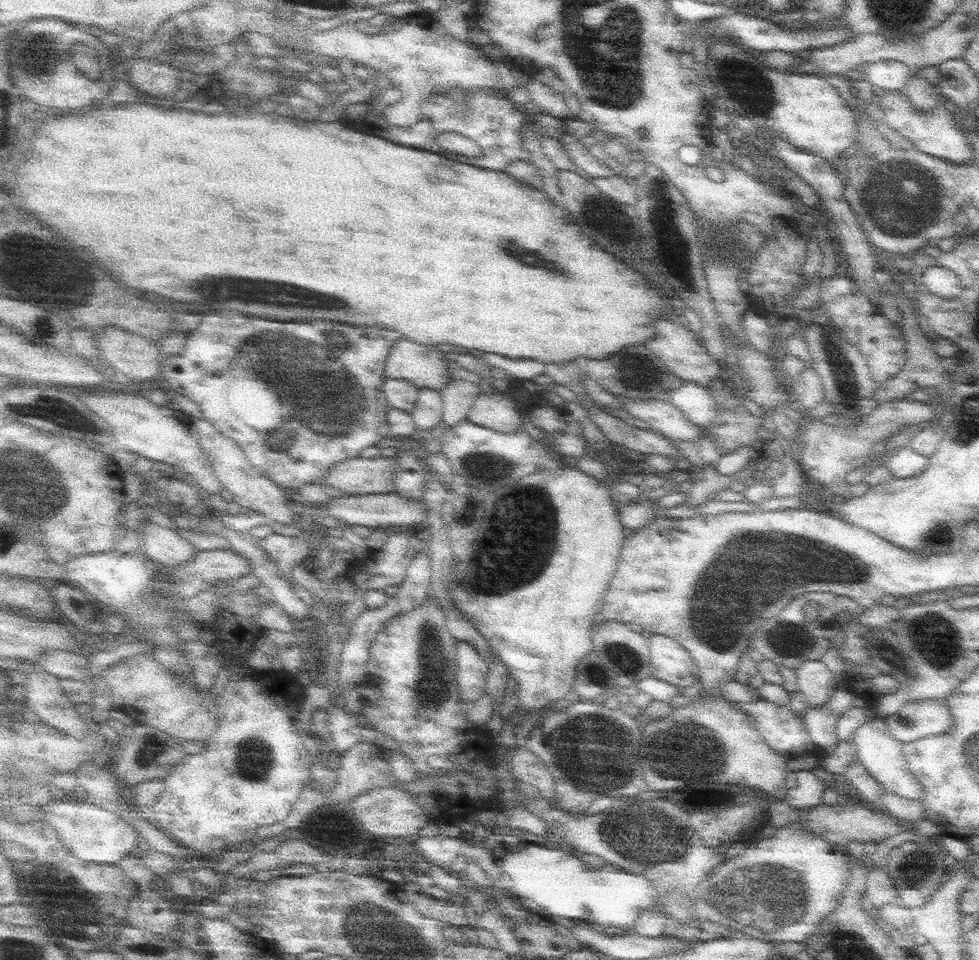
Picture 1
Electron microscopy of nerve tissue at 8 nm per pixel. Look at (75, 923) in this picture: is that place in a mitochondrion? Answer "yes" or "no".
yes

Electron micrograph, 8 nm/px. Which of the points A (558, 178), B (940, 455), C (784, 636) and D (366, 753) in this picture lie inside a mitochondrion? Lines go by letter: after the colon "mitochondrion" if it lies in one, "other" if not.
A: other
B: other
C: mitochondrion
D: other

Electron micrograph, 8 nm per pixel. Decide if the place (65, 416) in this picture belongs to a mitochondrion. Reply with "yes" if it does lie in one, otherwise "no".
yes

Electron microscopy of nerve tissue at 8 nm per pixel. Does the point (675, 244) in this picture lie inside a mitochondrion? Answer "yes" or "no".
yes

